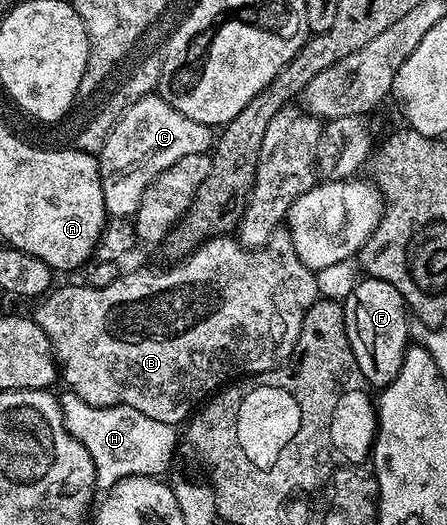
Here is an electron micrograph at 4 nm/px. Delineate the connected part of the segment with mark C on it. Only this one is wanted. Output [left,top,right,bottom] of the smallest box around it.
[97,92,212,219]

